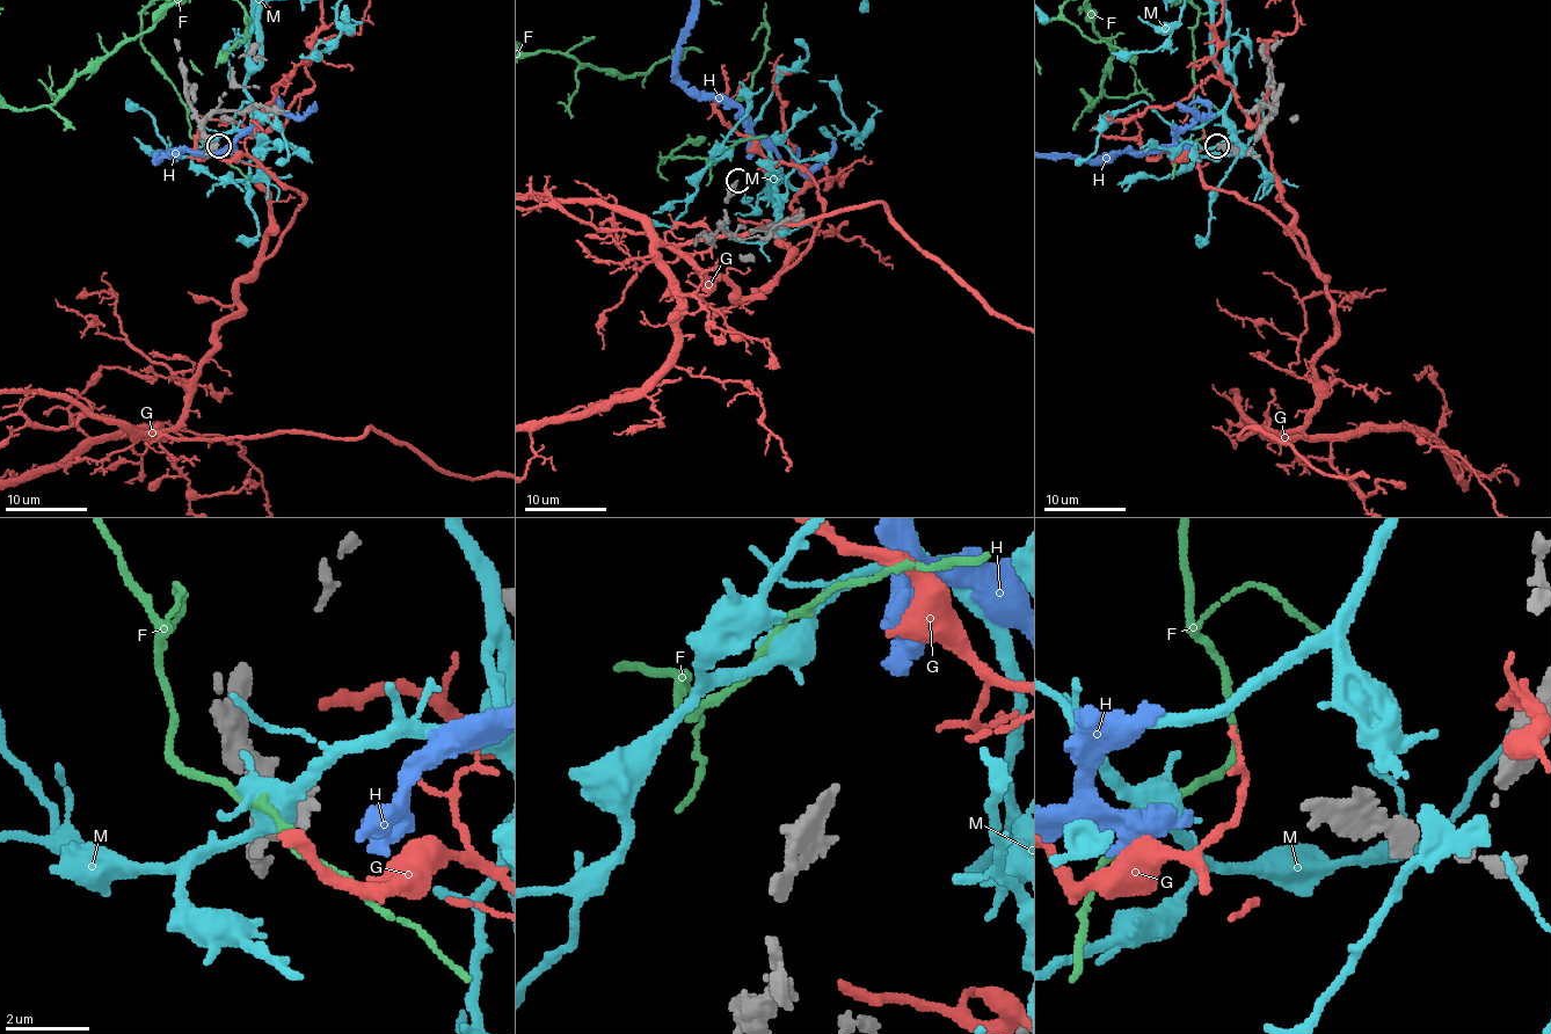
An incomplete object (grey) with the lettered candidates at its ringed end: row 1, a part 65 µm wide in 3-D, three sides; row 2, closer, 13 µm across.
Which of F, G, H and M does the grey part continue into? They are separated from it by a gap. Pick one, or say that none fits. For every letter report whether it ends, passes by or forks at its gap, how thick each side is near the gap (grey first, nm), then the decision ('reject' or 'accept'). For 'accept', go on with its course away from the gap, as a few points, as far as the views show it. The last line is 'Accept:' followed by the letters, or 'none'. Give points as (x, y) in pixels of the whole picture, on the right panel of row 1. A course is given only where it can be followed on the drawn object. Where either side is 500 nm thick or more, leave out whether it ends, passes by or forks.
F: it passes by; calibres 340 and 160 nm; reject
G: it passes by; calibres 340 and 90 nm; reject
H: it ends; calibres 340 and 380 nm; accept
M: it passes by; calibres 340 and 320 nm; reject
Accept: H

